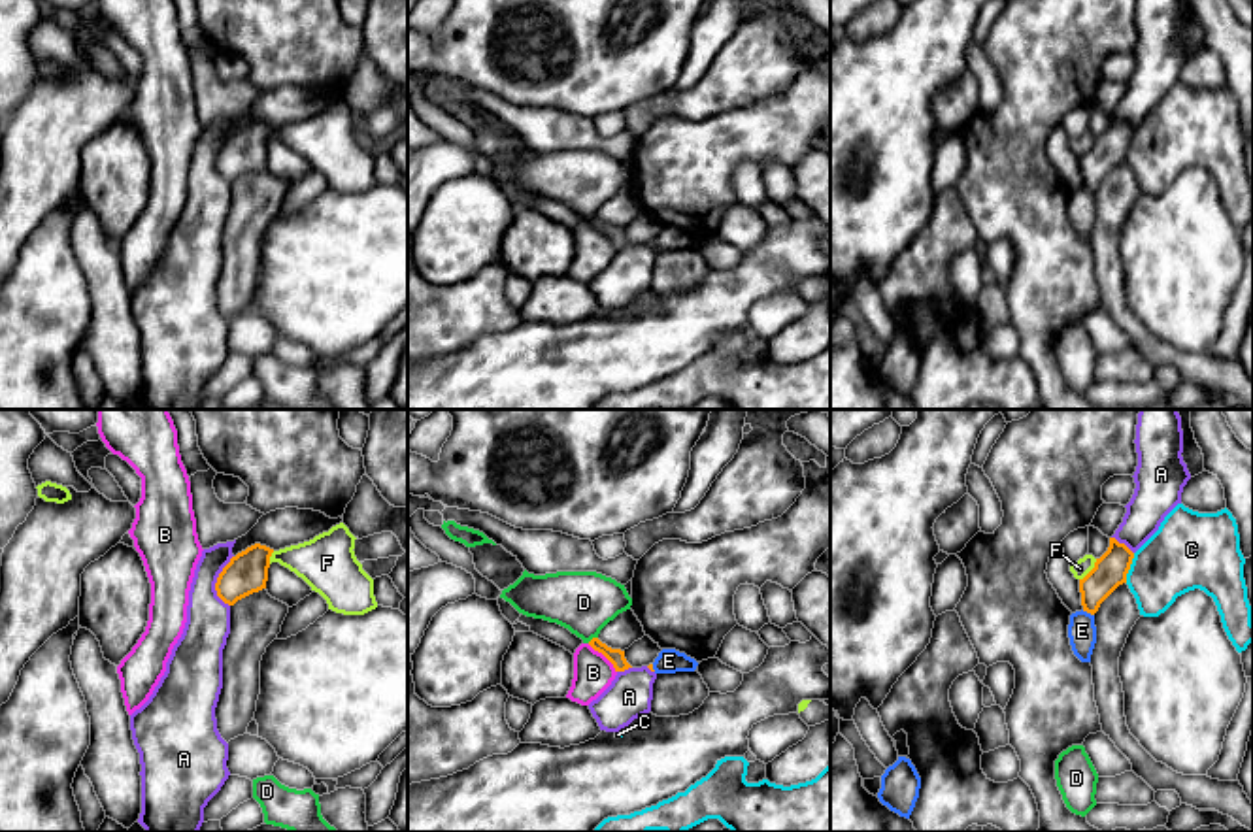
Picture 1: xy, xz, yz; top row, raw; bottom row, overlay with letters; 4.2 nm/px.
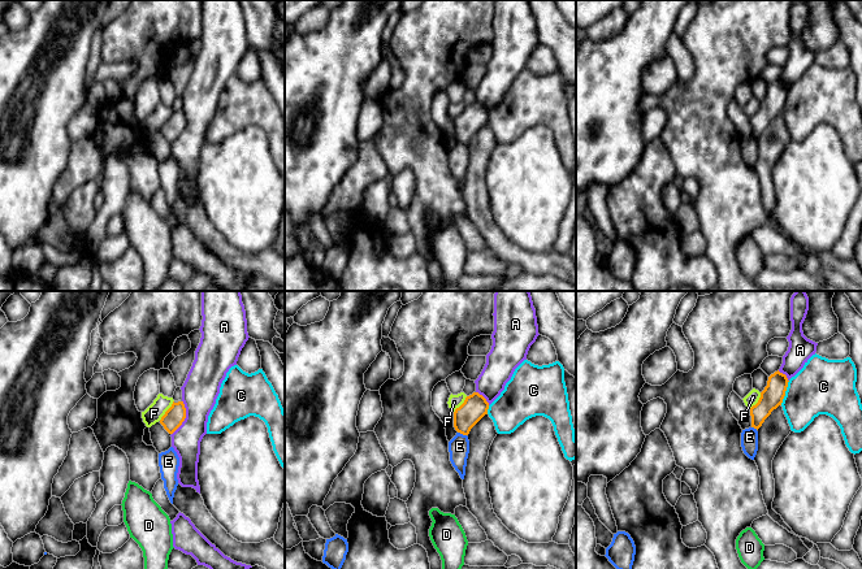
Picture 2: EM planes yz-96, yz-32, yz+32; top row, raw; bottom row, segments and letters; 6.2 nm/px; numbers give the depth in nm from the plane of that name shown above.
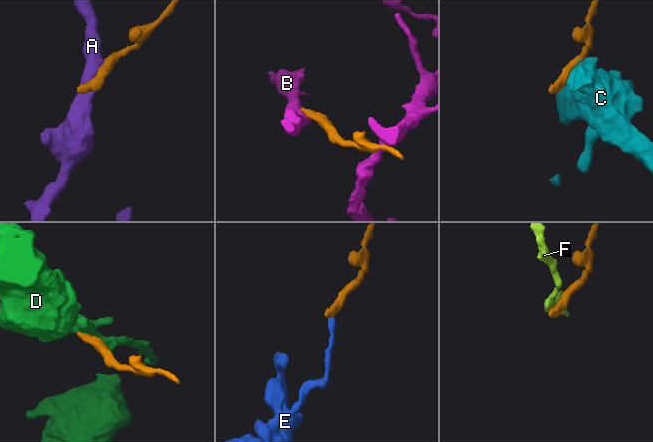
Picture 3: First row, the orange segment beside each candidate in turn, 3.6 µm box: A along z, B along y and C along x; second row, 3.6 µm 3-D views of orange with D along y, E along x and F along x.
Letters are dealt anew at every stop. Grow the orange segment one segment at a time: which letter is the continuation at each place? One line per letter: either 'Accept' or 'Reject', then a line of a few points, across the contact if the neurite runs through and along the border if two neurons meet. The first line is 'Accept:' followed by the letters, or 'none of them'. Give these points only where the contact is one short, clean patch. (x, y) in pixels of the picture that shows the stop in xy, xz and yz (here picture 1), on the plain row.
Accept: none of them
A: Reject
B: Reject. Line: xz (587, 221), (616, 249)
C: Reject
D: Reject. Line: xz (597, 214), (587, 219)
E: Reject. Line: yz (1082, 187), (1093, 193)
F: Reject. Line: yz (1097, 136), (1080, 157)

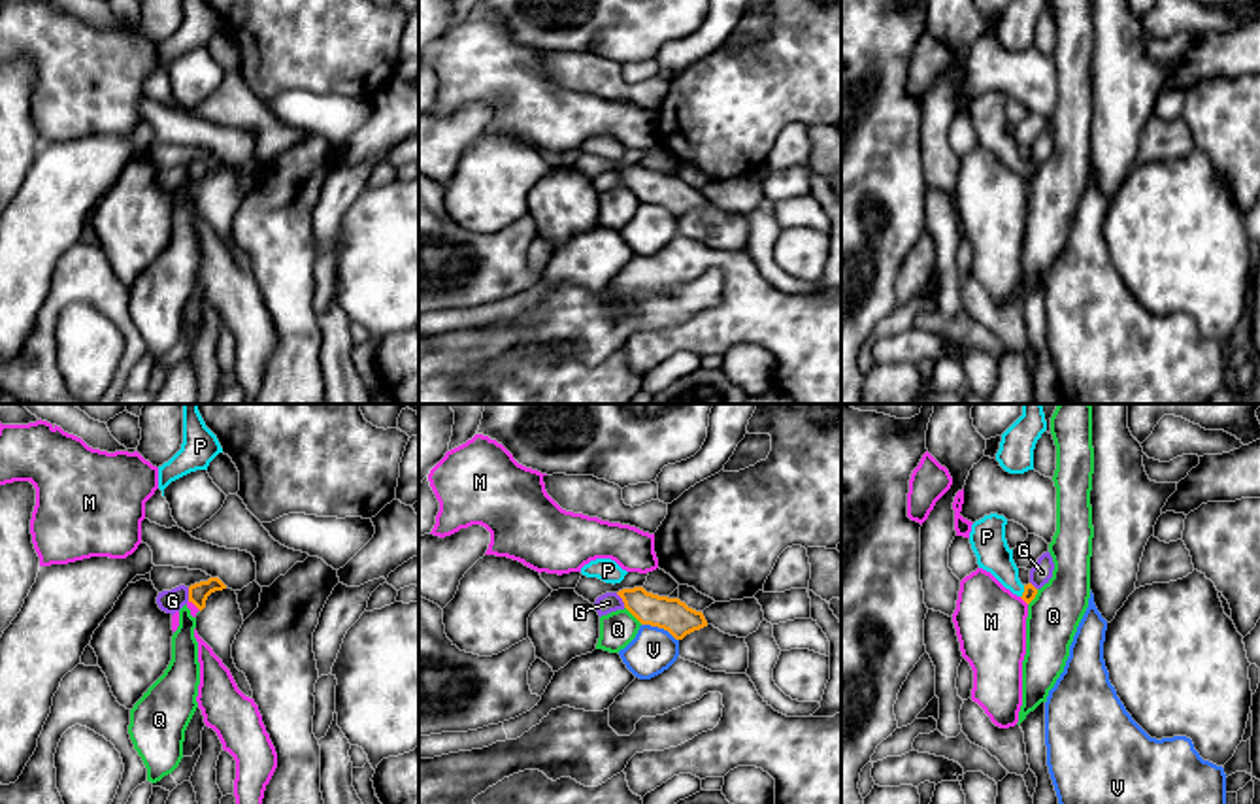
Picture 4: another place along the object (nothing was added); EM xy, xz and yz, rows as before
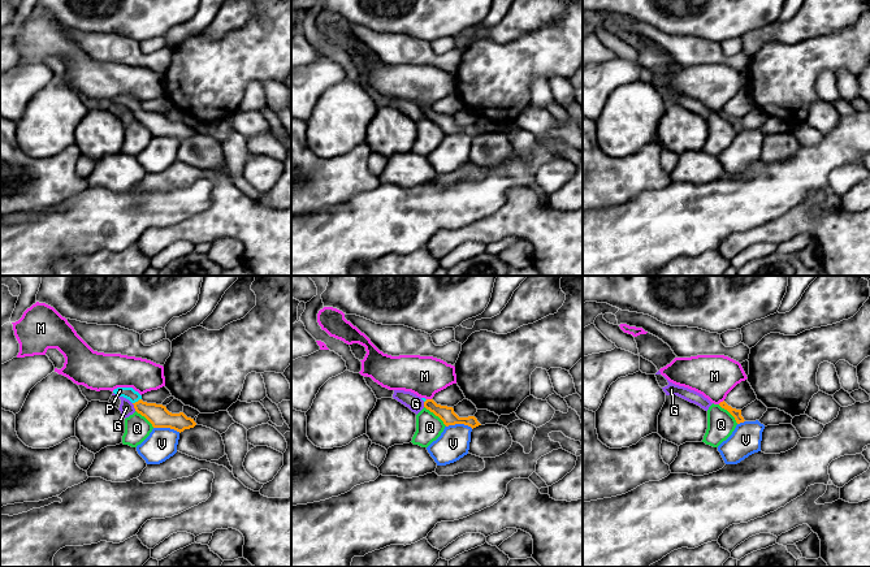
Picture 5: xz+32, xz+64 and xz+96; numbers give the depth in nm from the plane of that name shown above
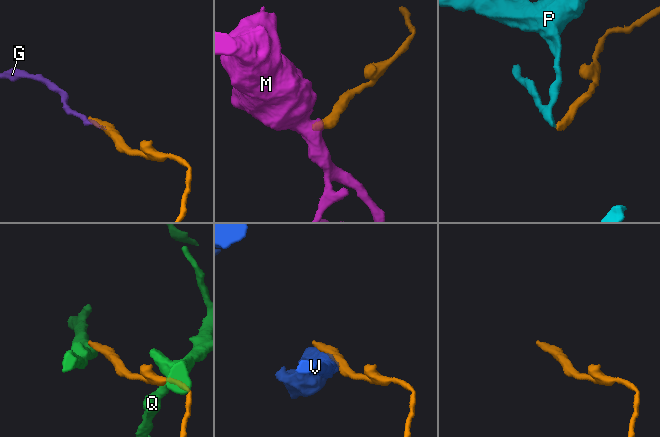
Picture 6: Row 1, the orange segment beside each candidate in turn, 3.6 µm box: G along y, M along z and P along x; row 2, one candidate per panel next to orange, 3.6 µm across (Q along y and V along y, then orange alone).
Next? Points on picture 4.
Accept: P
G: Reject. Line: xy (187, 165), (189, 178)
M: Reject. Line: yz (1019, 174), (1027, 182)
P: Accept. Line: yz (1030, 168), (1025, 168), (1008, 153), (991, 125)
Q: Reject. Line: xz (625, 184), (642, 200)
V: Reject

